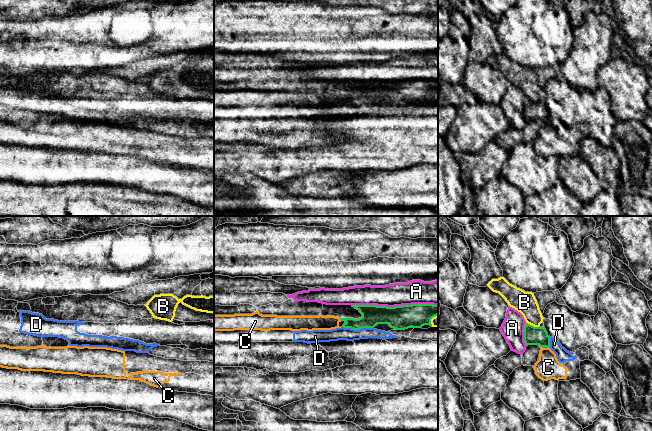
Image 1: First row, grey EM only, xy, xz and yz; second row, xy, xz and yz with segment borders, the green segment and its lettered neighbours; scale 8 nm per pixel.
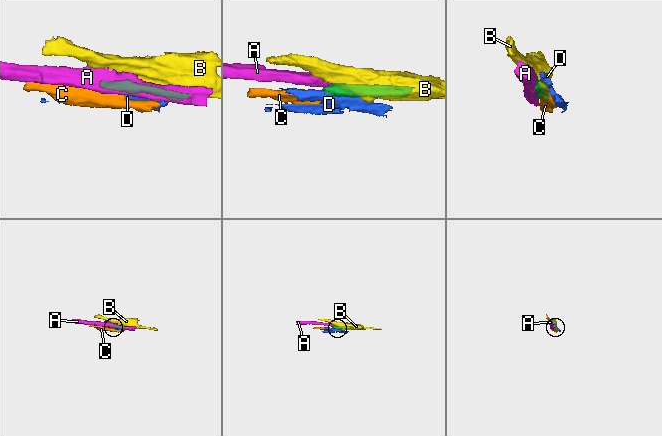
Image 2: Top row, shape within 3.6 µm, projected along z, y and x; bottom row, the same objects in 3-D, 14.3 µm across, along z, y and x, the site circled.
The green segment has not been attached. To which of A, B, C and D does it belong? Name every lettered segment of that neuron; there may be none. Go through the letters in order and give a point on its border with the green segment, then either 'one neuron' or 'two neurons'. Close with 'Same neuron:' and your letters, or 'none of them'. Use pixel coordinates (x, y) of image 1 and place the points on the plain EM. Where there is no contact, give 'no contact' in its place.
A: xz (395, 82) | two neurons
B: yz (531, 101) | two neurons
C: xz (340, 95) | two neurons
D: xz (358, 105) | one neuron
Same neuron: D

